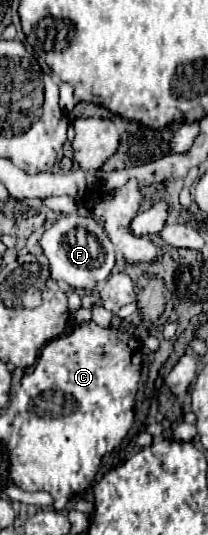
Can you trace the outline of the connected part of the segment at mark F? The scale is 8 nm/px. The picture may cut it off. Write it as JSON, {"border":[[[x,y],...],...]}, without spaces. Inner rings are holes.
{"border":[[[71,214],[61,216],[53,226],[49,226],[41,240],[41,250],[49,258],[51,278],[67,282],[71,288],[91,290],[97,282],[109,278],[115,266],[115,250],[107,236],[107,232],[99,226],[99,222],[89,214]]]}

